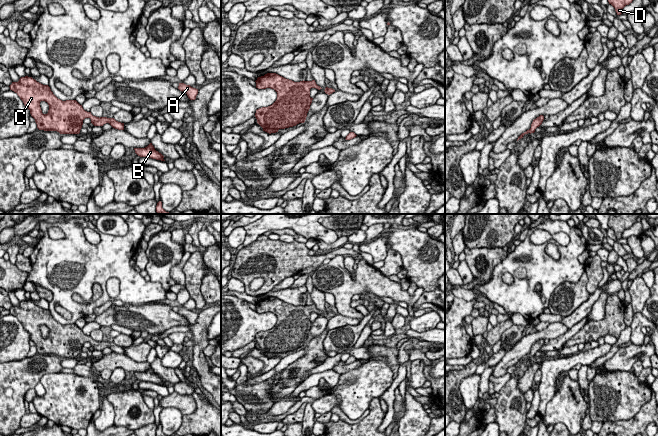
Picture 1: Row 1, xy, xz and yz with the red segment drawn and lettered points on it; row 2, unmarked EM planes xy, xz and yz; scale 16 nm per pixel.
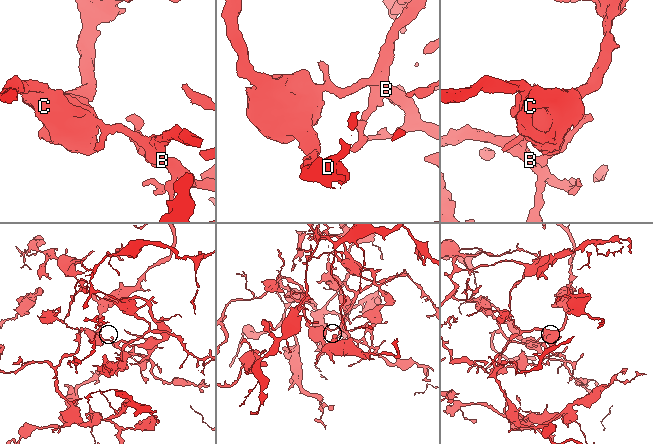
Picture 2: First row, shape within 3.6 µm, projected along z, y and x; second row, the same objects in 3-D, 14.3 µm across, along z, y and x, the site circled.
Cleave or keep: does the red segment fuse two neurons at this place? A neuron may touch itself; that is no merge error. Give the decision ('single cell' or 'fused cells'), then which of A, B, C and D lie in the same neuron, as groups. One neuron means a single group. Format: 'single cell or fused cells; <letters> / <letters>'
single cell; A B C D

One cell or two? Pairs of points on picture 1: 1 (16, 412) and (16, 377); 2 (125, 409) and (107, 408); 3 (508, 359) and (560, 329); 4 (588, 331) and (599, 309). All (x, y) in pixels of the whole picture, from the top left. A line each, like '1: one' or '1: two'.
1: one
2: two
3: one
4: two

